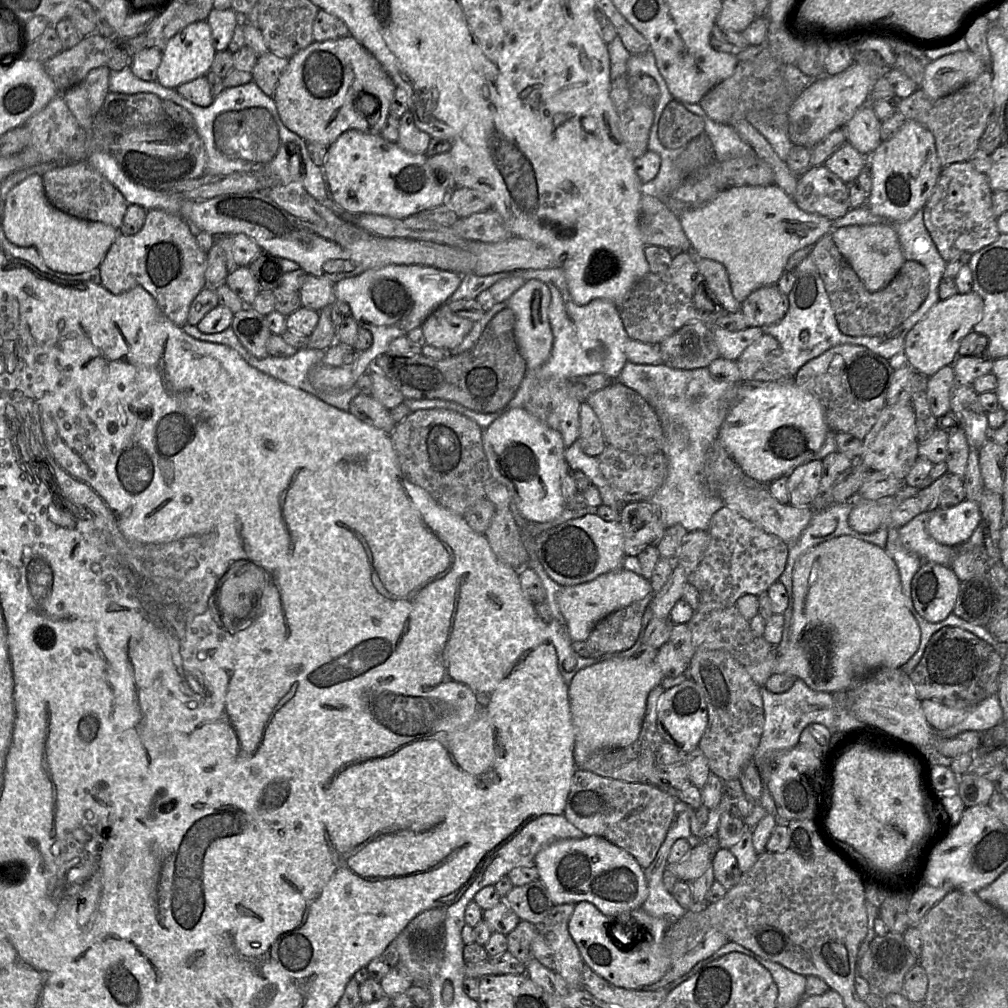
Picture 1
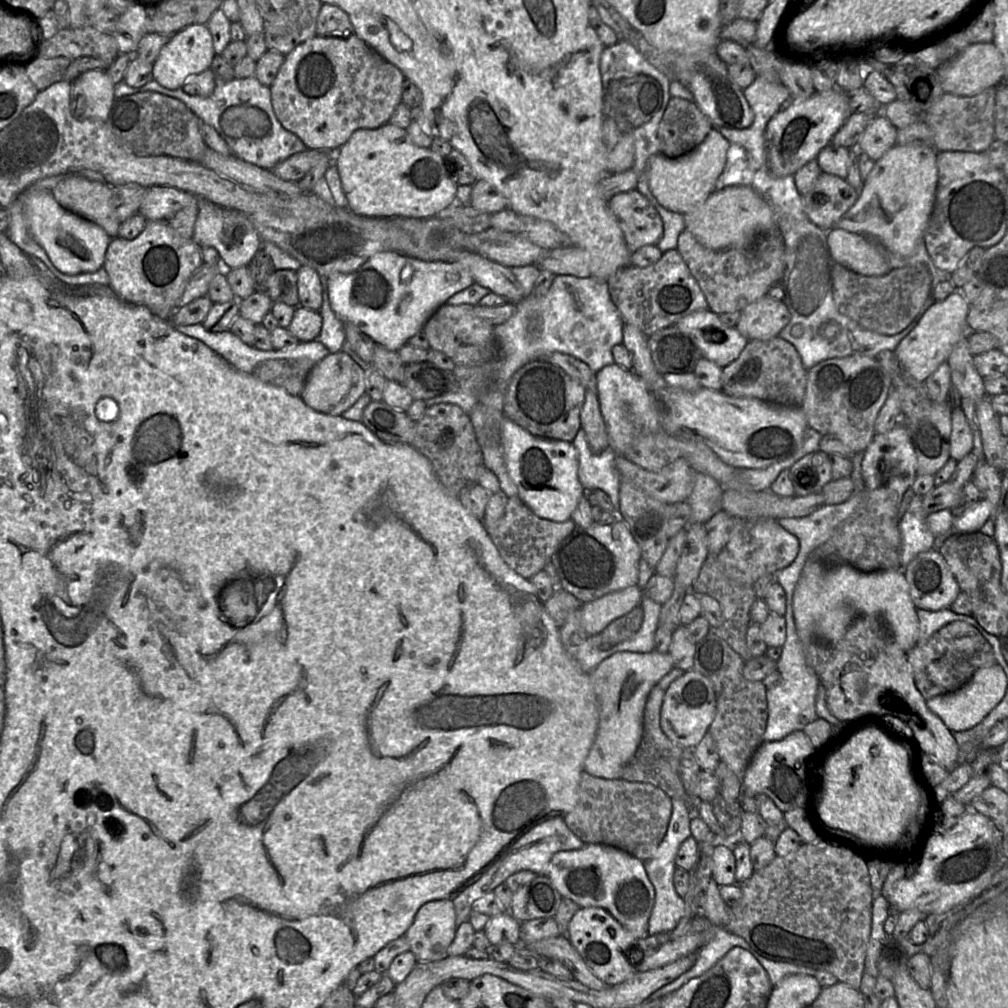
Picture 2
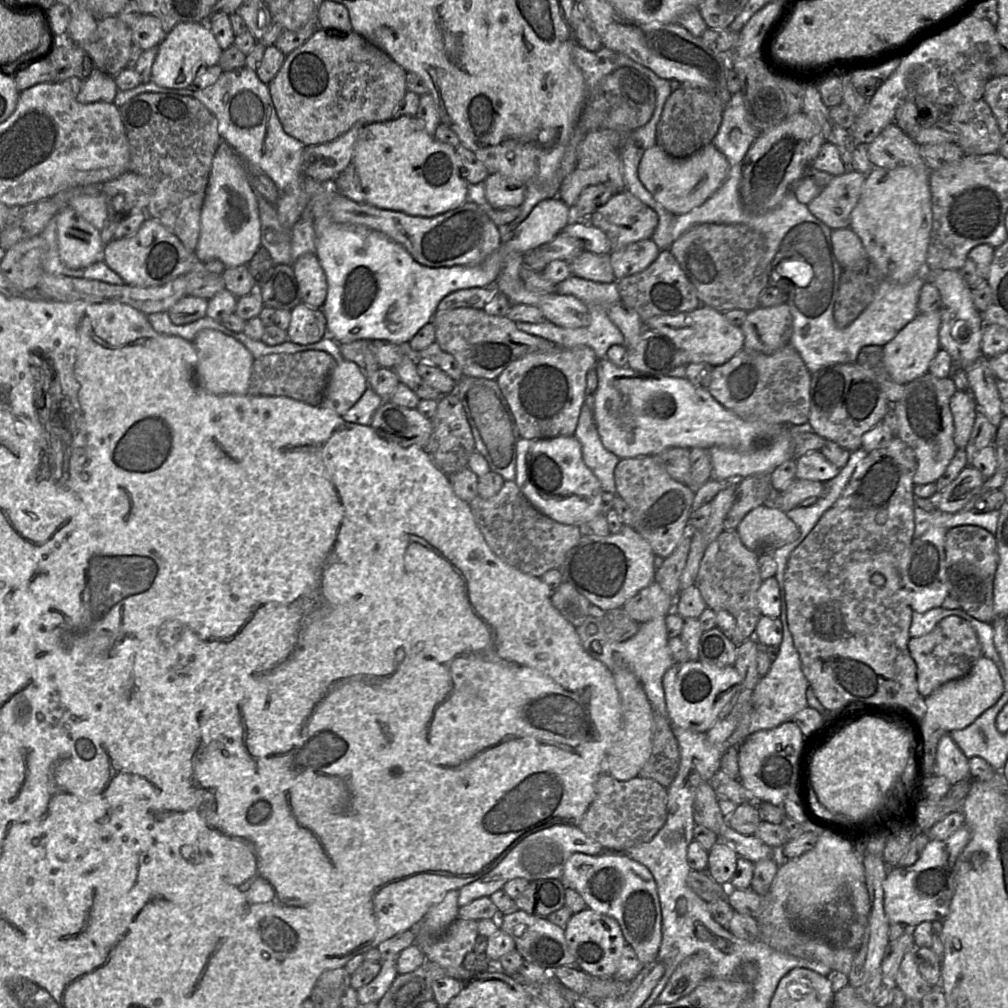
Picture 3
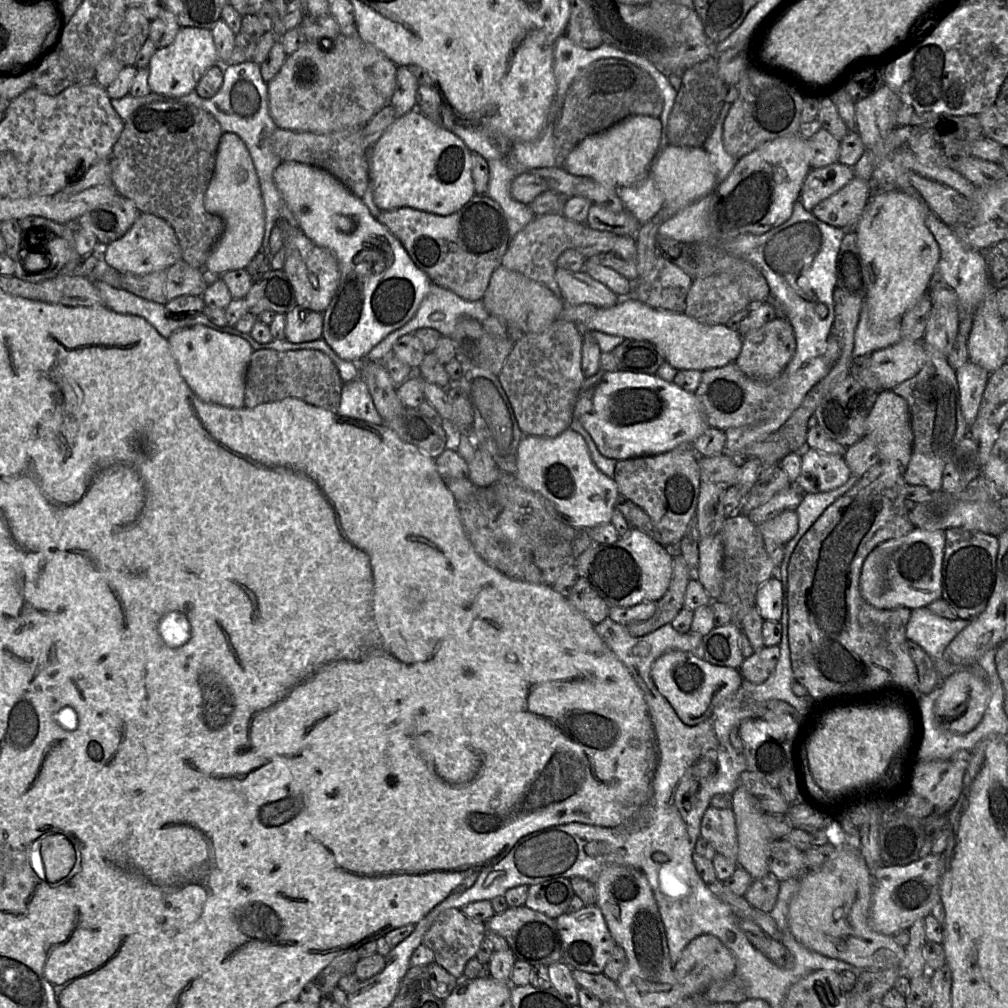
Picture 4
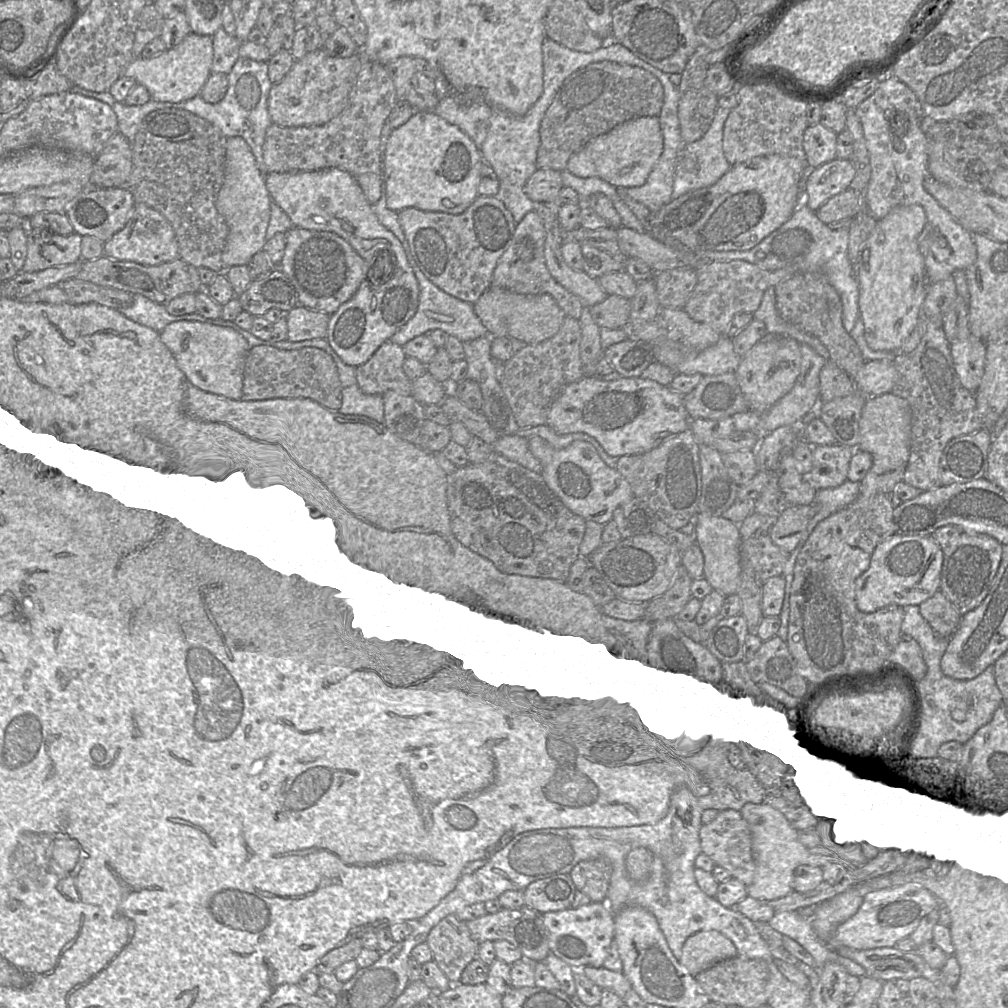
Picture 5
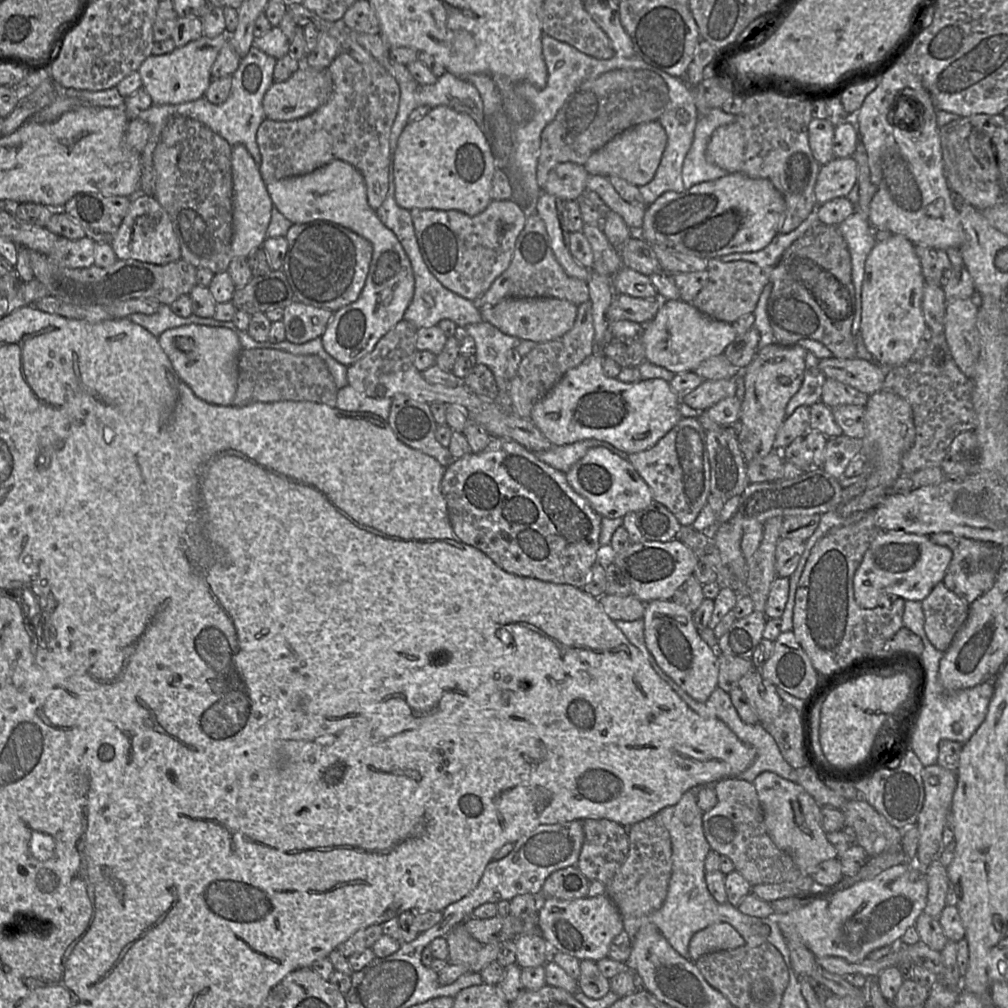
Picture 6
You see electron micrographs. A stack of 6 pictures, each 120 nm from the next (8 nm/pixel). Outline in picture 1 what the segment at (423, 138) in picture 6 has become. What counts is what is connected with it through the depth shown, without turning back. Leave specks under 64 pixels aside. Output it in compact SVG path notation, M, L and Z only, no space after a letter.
M349 130L347 132L342 133L331 145L328 146L327 155L325 158L325 162L322 166L323 174L324 174L324 182L327 193L327 186L329 186L330 192L332 194L333 200L338 207L342 210L353 213L353 214L375 214L381 216L387 216L391 218L406 218L412 215L416 215L425 210L438 207L445 203L447 195L450 193L443 187L439 185L436 181L433 172L427 163L427 155L426 154L412 154L403 150L398 143L389 142L385 140L381 134L367 134L357 130Z

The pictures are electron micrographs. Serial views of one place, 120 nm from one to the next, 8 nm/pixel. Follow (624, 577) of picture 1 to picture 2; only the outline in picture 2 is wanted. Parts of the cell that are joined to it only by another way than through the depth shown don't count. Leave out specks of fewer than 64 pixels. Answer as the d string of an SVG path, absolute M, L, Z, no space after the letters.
M637 584L583 603L580 609L581 626L589 636L597 635L612 621L641 605L642 598L643 591Z

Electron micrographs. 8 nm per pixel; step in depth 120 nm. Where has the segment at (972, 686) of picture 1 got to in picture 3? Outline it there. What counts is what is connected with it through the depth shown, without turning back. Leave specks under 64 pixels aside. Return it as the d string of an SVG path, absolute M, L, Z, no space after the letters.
M957 616L942 619L928 634L910 638L908 650L917 667L919 692L924 698L949 681L966 676L983 656L981 644L970 623Z

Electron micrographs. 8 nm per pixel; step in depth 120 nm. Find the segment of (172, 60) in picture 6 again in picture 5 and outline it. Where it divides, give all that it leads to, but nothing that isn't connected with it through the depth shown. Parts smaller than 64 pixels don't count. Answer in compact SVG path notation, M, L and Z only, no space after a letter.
M194 32L188 34L177 46L151 58L138 57L133 60L123 77L131 77L145 86L150 97L161 102L182 102L200 94L211 75L213 62L213 38Z

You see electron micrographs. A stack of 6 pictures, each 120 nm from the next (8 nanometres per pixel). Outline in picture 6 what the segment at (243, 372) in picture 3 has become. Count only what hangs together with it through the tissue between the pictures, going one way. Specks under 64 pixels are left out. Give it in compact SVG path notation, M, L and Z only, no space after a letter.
M192 323L167 329L157 339L180 379L197 397L210 404L231 405L237 390L239 355L243 350L232 330Z

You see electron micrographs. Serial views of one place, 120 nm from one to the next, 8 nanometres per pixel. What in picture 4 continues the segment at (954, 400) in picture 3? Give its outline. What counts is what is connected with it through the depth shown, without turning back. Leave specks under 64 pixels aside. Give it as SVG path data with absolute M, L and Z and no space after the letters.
M971 361L955 370L958 382L960 404L969 427L974 423L985 390L989 372Z

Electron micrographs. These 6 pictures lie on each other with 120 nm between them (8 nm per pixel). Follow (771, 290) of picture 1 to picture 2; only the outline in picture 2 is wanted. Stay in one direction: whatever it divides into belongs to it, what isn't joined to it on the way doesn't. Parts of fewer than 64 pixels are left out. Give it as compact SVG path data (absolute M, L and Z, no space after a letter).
M764 295L741 311L736 328L750 340L768 340L779 335L791 315L783 300Z

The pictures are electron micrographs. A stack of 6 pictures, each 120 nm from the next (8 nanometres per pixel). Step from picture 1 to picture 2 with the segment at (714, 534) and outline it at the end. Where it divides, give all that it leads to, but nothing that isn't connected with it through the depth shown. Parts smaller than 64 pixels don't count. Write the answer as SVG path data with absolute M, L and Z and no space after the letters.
M776 519L736 520L727 544L718 558L724 573L740 584L753 585L758 578L789 566L799 551L798 539L779 525Z

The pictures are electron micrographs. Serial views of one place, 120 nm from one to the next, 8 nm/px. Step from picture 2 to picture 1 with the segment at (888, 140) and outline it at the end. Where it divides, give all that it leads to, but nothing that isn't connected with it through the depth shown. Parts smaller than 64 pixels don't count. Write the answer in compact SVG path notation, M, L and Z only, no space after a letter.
M864 105L840 128L844 128L847 142L861 154L870 156L882 142L881 122L872 106Z

